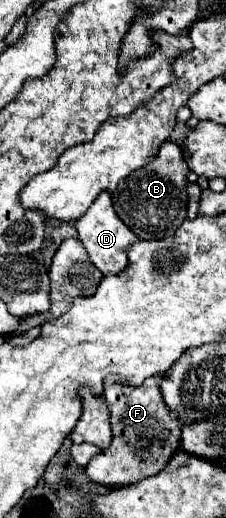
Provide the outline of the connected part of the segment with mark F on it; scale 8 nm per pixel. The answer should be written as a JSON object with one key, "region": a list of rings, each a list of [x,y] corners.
{"region":[[[154,375],[146,379],[146,383],[142,383],[140,387],[124,387],[124,385],[116,387],[112,379],[106,381],[104,397],[108,401],[108,409],[112,417],[110,421],[112,421],[114,439],[108,449],[100,451],[84,467],[90,481],[100,483],[104,487],[138,483],[162,471],[164,463],[168,463],[174,449],[178,449],[180,427],[178,423],[174,423],[174,415],[166,411],[166,405],[162,403],[162,395],[158,395],[158,379],[162,379],[162,375]]]}

